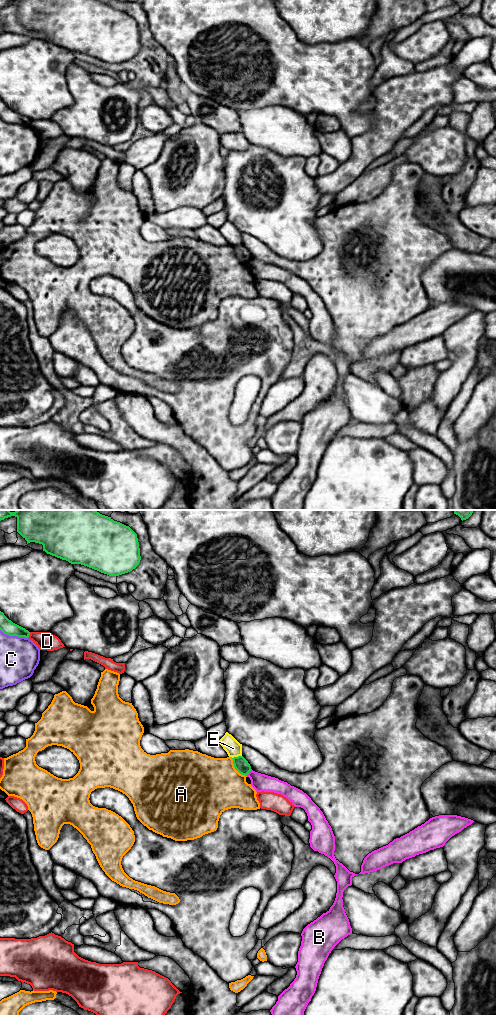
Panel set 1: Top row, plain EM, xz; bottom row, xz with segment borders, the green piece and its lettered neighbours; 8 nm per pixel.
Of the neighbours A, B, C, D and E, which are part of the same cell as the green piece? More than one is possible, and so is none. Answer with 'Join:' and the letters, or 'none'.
Join: none

